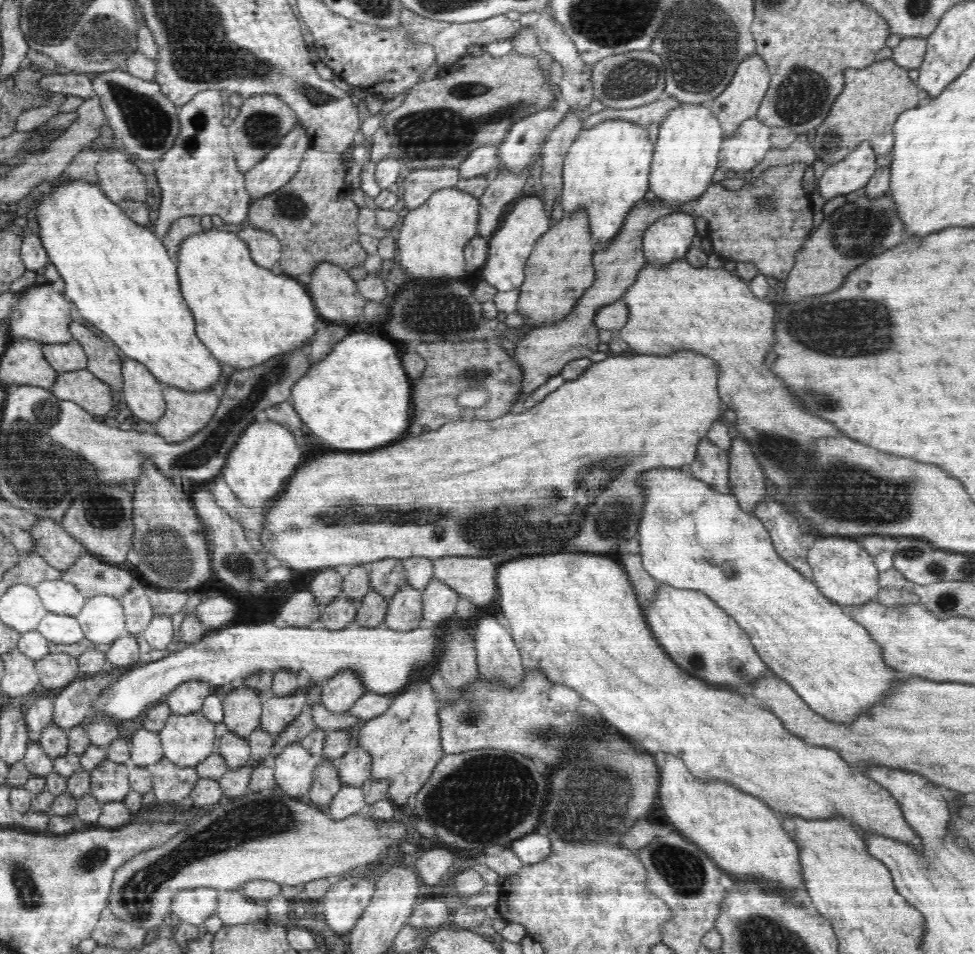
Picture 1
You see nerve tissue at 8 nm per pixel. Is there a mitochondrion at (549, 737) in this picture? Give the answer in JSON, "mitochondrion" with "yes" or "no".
{"mitochondrion":"yes"}

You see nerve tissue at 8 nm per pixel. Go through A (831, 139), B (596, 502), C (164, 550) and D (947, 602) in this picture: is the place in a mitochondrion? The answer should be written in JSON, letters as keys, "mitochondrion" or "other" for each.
{"A":"mitochondrion","B":"mitochondrion","C":"mitochondrion","D":"mitochondrion"}

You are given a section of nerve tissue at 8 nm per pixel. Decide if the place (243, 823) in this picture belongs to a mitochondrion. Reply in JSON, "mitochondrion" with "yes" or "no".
{"mitochondrion":"yes"}

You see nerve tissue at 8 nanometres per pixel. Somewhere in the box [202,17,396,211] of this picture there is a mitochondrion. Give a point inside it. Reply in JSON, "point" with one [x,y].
{"point":[260,129]}

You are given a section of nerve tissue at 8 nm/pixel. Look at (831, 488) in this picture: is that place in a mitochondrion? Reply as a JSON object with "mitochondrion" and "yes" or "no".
{"mitochondrion":"yes"}

